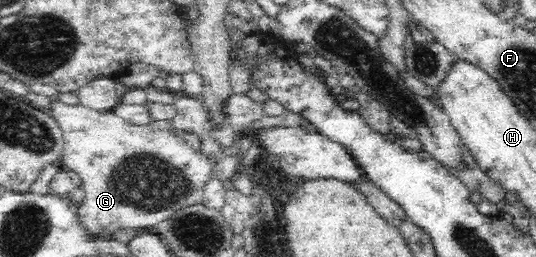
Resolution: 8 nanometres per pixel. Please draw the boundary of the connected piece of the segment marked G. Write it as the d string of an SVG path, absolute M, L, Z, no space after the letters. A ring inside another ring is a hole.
M55 97L51 101L49 113L58 122L64 136L63 166L77 173L82 180L85 198L78 205L77 216L89 237L99 236L103 230L144 230L167 220L185 206L202 202L203 186L212 179L211 172L216 162L201 150L193 149L181 136L172 131L151 130L151 126L135 126L117 116L113 110L99 111L81 104L71 106Z

